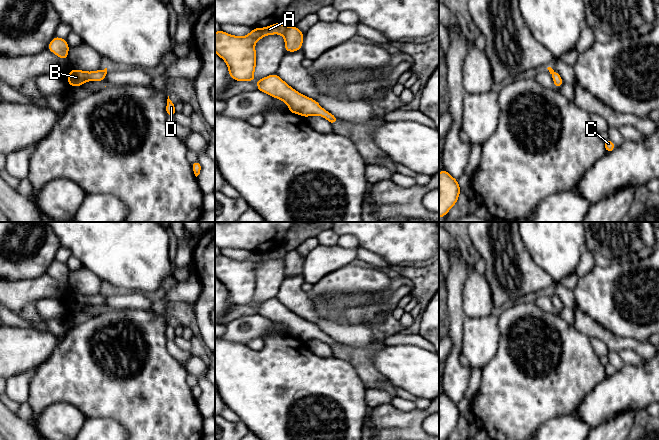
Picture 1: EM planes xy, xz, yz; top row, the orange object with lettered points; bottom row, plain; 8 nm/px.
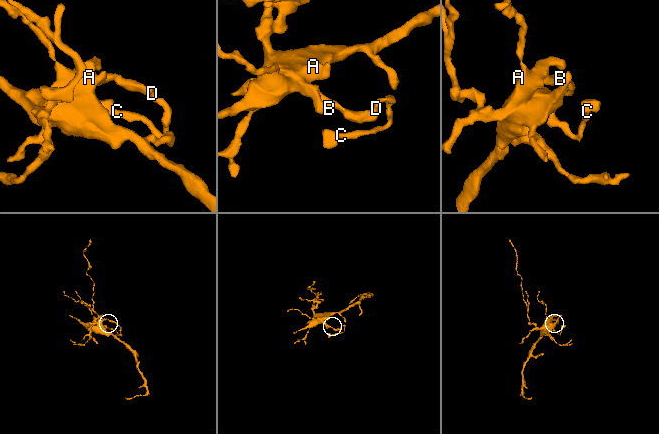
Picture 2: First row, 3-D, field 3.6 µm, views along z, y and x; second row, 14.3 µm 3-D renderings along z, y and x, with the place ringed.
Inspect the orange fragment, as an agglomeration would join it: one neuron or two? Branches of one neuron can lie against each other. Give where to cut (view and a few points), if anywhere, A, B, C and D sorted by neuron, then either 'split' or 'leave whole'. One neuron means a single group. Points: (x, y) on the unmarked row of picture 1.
no cut; A B C D; leave whole

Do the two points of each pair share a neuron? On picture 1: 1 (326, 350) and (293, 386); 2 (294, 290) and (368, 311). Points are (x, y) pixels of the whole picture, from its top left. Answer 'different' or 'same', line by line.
1: different
2: different

